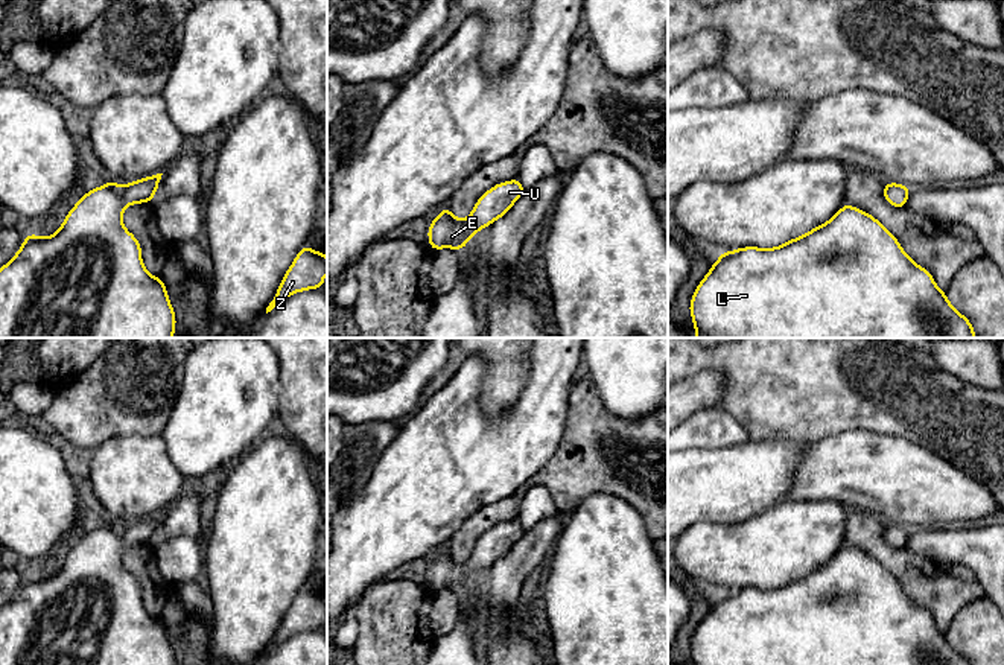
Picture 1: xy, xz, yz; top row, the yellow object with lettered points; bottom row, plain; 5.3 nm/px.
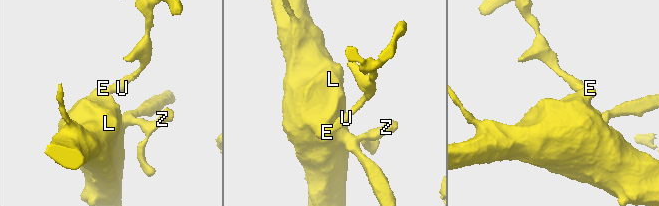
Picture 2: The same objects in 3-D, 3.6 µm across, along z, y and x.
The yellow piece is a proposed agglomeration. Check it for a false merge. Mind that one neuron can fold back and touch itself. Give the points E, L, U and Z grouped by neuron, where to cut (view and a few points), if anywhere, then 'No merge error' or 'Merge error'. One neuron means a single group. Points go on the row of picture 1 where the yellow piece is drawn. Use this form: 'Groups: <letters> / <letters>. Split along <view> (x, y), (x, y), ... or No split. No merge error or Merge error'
Groups: E L U Z. No split. No merge error

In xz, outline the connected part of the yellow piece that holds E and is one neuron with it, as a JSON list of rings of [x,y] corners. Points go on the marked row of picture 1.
[[[519,178],[499,183],[479,196],[465,219],[456,218],[444,205],[444,210],[435,216],[427,230],[431,251],[443,248],[461,251],[479,230],[507,215],[523,192],[525,187]]]

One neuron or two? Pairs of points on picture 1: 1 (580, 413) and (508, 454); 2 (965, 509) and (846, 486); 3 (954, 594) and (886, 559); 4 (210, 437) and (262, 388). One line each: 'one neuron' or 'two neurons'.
1: two neurons
2: one neuron
3: one neuron
4: one neuron

